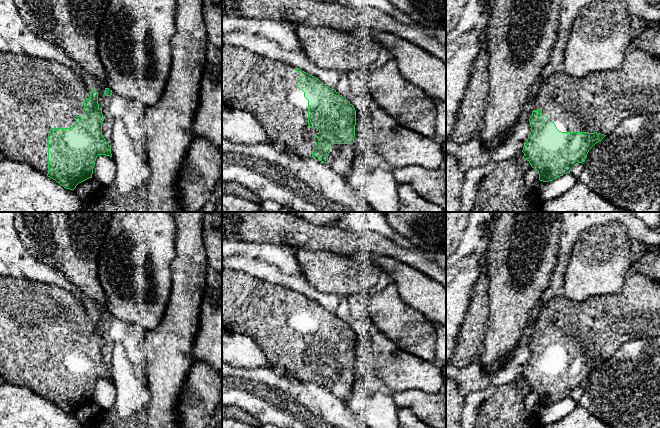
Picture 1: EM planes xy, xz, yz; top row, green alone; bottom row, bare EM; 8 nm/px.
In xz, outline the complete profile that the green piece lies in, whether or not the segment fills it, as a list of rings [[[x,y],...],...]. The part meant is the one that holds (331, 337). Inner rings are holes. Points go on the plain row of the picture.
[[[222,270],[222,325],[232,334],[244,334],[253,339],[264,352],[268,364],[304,382],[316,382],[328,388],[345,402],[351,396],[354,381],[356,334],[335,313],[331,313],[314,300],[284,288],[265,282],[239,270]]]

